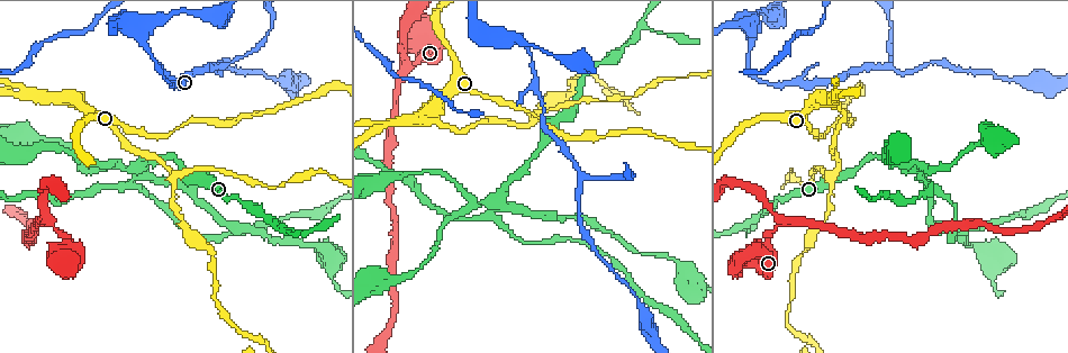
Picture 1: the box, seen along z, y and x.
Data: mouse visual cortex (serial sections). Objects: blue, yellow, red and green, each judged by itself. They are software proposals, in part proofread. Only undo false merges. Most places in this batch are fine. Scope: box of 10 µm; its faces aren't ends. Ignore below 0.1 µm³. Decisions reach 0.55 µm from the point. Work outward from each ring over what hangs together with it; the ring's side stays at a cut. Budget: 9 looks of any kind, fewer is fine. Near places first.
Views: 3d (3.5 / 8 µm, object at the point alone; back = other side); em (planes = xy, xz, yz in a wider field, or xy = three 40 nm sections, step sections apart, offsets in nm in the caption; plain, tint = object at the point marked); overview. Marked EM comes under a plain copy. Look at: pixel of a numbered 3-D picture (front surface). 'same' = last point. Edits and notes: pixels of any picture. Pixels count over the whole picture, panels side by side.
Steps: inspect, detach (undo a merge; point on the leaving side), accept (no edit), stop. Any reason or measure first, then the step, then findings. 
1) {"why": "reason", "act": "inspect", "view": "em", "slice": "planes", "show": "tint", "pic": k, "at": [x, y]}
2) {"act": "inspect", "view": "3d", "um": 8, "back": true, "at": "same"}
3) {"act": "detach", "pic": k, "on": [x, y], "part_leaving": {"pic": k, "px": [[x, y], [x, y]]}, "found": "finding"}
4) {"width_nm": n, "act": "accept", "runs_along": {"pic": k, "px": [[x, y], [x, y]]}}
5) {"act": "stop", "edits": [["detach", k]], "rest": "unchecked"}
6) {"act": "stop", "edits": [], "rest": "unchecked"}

{"why": "four or more arms meet", "act": "inspect", "view": "3d", "um": 3.5, "pic": 1, "at": [138, 168]}

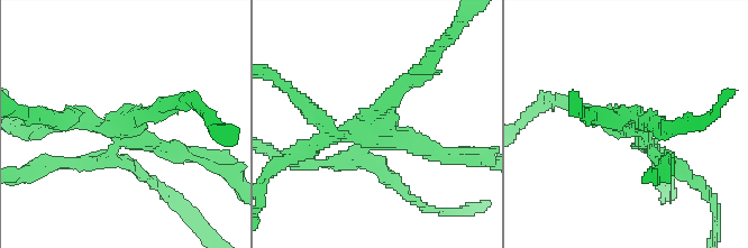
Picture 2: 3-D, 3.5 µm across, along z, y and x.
{"arms": 4, "arm_widths_nm": [150, 200, 200, 200], "why": "need the tissue", "act": "inspect", "view": "em", "slice": "xy", "step": 3, "show": "tint", "pic": 2, "at": [373, 116]}

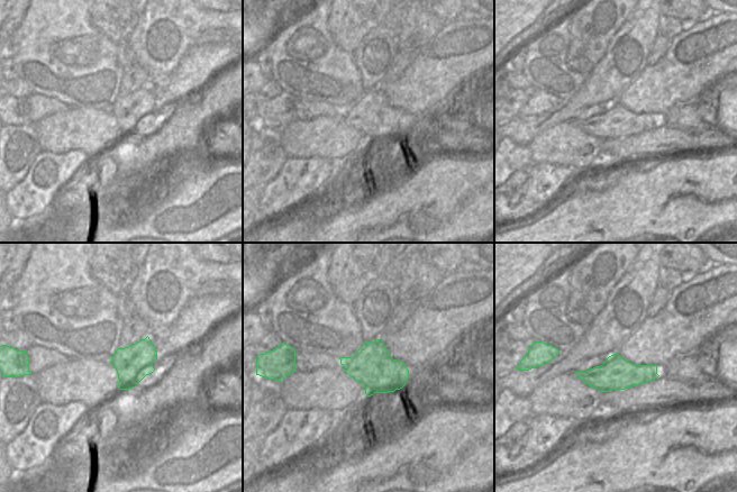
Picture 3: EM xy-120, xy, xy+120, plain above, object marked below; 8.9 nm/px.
{"act": "detach", "pic": 2, "on": [333, 159], "part_leaving": {"pic": 2, "px": [[384, 137], [439, 157], [477, 157]]}, "found": "two cells meet here"}

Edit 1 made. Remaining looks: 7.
{"why": "two arms at a narrow angle", "act": "inspect", "view": "3d", "um": 3.5, "pic": 1, "at": [833, 97]}

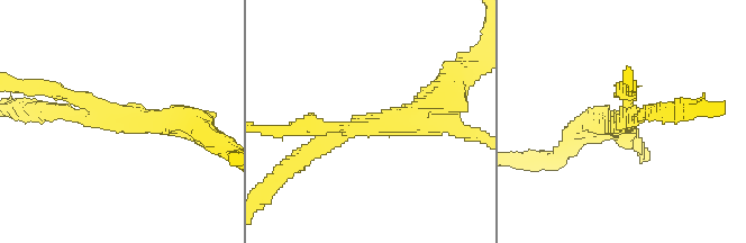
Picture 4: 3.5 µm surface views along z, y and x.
{"arms": 3, "arm_widths_nm": [200, 200, 300], "why": "need the tissue", "act": "inspect", "view": "em", "slice": "xy", "step": 3, "show": "tint", "pic": 4, "at": [623, 116]}

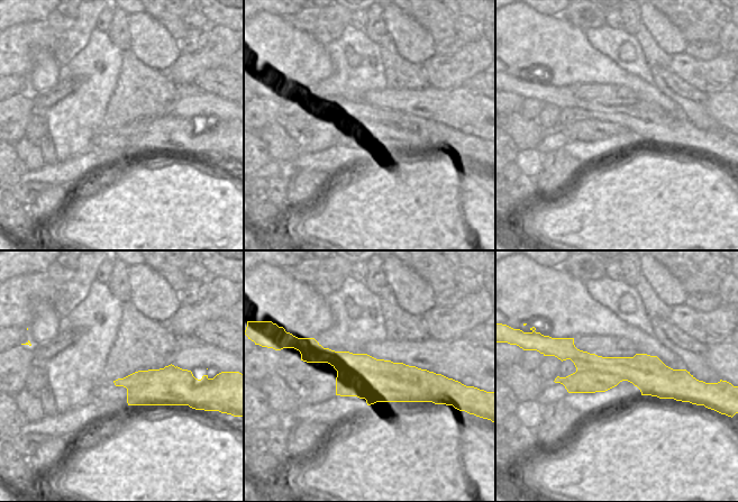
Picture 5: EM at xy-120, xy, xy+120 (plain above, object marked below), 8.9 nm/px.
{"act": "inspect", "view": "em", "slice": "xy", "step": 2, "show": "tint", "at": "same"}

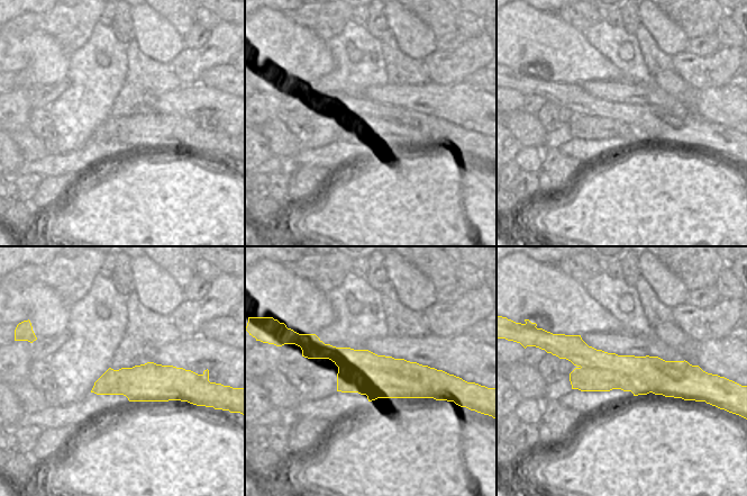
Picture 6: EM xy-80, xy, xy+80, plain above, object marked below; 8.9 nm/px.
{"act": "detach", "pic": 4, "on": [311, 128], "found": "two cells meet here"}

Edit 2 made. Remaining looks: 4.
{"why": "a fork", "act": "inspect", "view": "3d", "um": 3.5, "pic": 1, "at": [223, 65]}

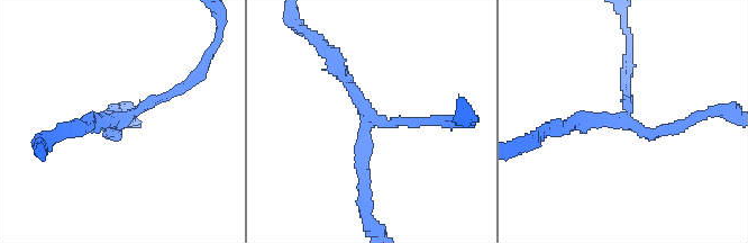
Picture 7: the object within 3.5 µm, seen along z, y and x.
{"act": "inspect", "view": "em", "slice": "xy", "step": 2, "show": "tint", "pic": 7, "at": [119, 117]}

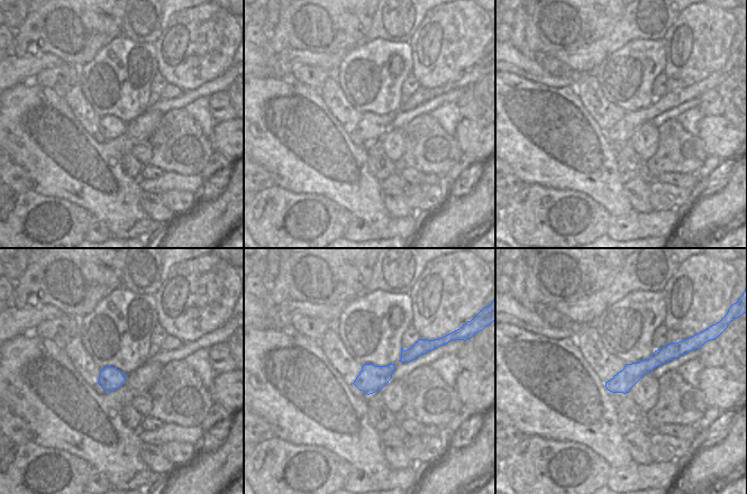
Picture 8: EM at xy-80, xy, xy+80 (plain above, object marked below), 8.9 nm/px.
{"width_nm": 240, "act": "accept", "runs_along": {"pic": 8, "px": [[675, 353], [608, 384]]}, "found": "one cell here"}

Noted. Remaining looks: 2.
{"act": "stop", "edits": [["detach", 2], ["detach", 4]], "rest": "unchecked"}

